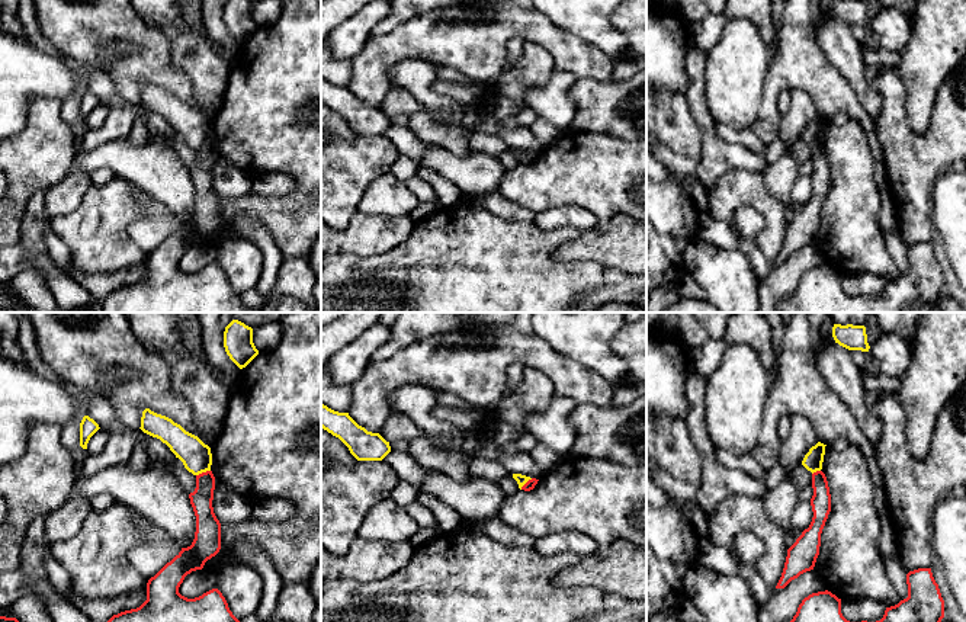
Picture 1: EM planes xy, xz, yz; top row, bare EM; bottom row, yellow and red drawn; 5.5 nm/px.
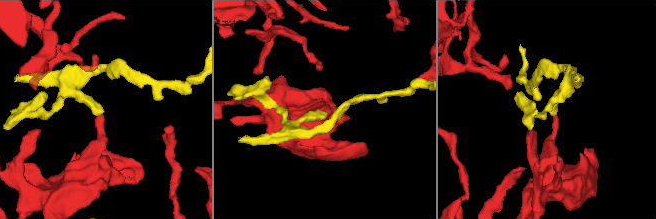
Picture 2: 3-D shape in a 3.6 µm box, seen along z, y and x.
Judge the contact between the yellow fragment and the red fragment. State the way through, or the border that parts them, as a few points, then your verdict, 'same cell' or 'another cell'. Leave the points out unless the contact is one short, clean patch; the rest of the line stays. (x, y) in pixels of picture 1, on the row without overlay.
border along xy (209, 144), (196, 150); another cell

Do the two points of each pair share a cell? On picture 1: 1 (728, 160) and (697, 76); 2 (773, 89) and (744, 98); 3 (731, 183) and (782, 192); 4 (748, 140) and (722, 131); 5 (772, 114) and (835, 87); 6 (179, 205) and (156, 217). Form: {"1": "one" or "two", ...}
{"1": "one", "2": "two", "3": "two", "4": "one", "5": "one", "6": "two"}

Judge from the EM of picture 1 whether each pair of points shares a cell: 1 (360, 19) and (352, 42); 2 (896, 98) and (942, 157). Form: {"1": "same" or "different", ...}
{"1": "same", "2": "same"}

